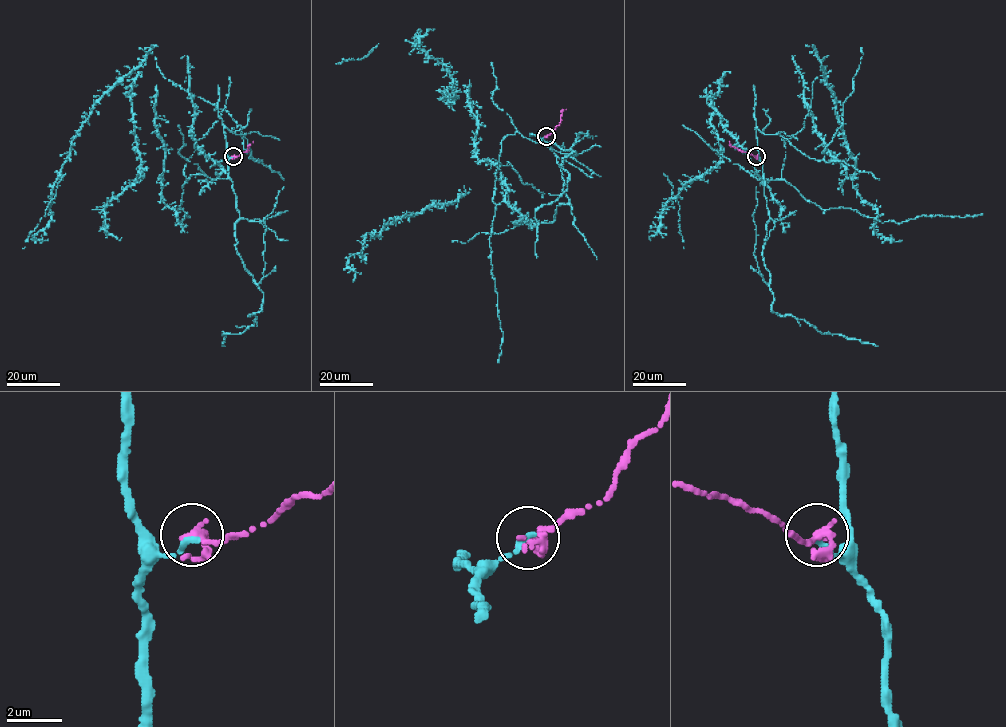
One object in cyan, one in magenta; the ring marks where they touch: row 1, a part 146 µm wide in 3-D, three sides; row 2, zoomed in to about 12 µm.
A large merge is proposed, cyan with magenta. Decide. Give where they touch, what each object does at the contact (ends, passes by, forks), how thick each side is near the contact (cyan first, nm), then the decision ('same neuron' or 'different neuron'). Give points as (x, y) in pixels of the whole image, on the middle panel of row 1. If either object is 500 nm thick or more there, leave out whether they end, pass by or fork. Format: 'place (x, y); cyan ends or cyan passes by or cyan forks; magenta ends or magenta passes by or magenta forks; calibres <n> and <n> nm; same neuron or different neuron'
place (546, 136); cyan ends; magenta passes by; calibres 260 and 240 nm; same neuron

